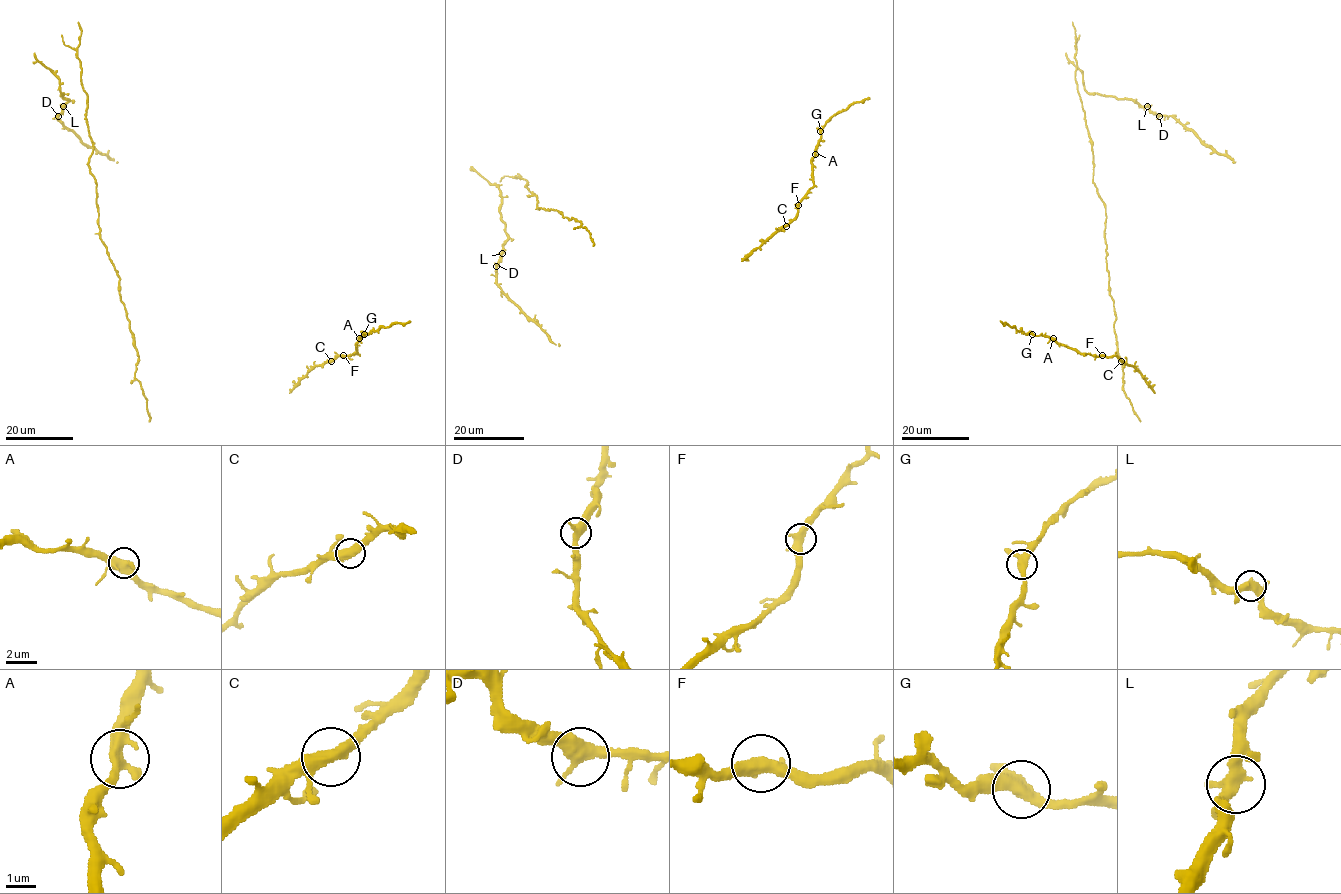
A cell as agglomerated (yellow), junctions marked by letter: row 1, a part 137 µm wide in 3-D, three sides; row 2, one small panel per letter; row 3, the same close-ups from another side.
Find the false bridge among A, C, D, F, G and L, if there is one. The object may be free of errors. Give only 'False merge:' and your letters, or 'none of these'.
False merge: none of these

